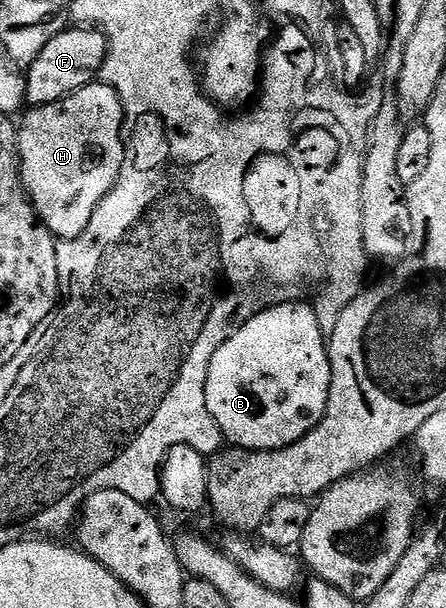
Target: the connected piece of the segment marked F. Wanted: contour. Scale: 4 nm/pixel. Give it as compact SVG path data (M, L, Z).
M65 28L57 36L53 36L53 40L49 40L49 44L45 44L45 48L41 48L41 52L37 56L37 60L33 60L31 66L25 70L25 98L31 106L44 106L50 102L61 100L65 96L69 96L75 90L79 90L88 82L92 81L93 76L98 75L99 67L102 66L104 56L106 54L106 38L95 28Z

